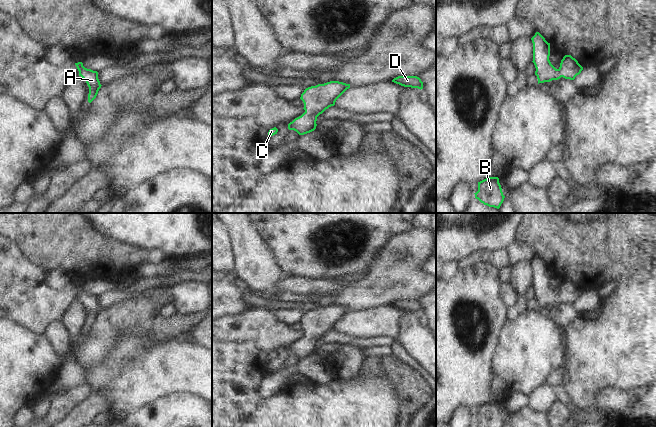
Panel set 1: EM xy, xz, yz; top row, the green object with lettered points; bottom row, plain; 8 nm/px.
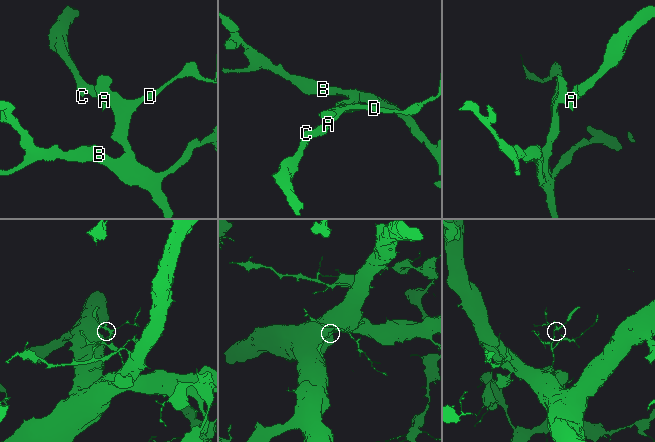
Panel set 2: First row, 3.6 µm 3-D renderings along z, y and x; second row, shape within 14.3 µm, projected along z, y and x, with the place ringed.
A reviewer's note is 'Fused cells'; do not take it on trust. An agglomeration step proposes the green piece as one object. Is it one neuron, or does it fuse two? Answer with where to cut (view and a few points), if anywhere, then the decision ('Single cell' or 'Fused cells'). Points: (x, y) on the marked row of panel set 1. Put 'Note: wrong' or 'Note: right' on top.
Note: wrong
No split. Single cell.

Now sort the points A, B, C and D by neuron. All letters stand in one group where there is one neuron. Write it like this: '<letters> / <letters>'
A B C D

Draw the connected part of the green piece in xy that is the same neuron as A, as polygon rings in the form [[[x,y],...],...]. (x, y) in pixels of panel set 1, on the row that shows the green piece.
[[[82,62],[75,63],[75,65],[79,71],[79,76],[86,81],[89,87],[88,102],[91,103],[102,86],[98,79],[98,72],[85,68]]]

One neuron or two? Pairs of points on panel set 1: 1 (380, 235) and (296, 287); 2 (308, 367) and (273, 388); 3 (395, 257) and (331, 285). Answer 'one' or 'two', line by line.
1: two
2: one
3: two

